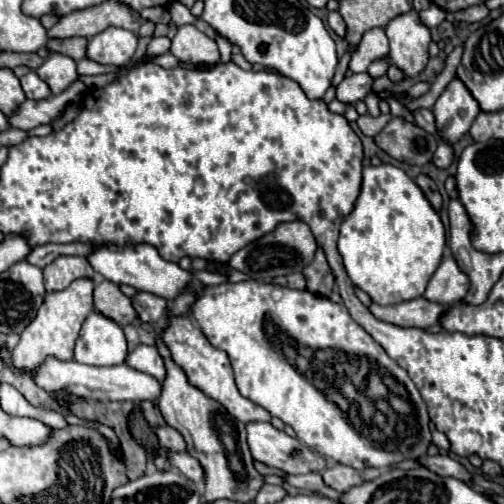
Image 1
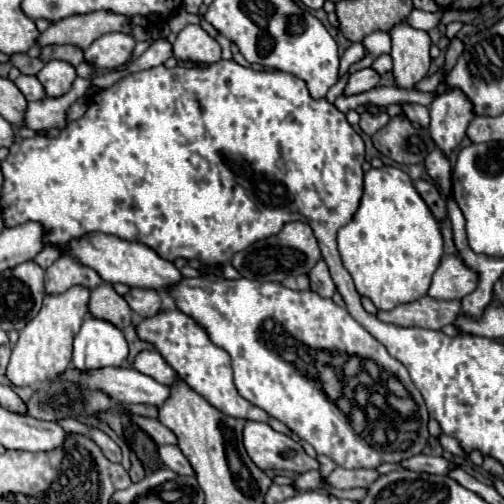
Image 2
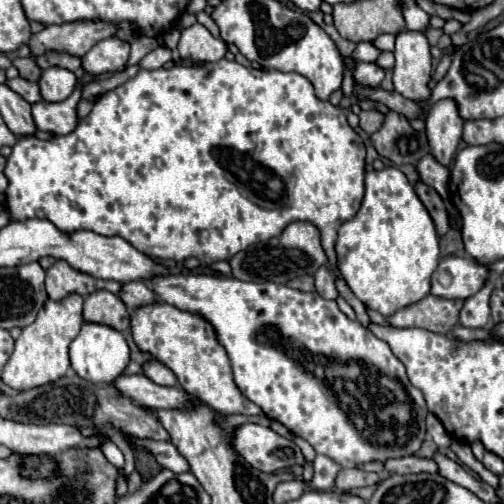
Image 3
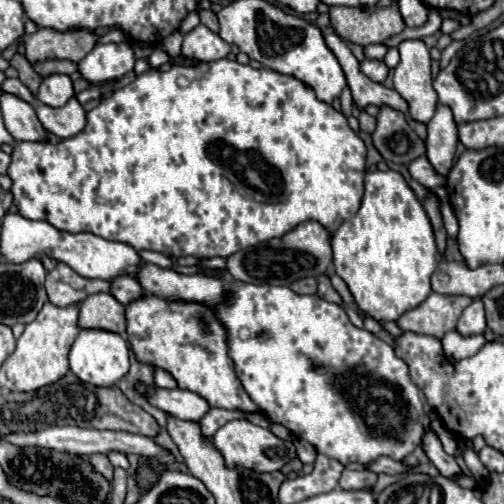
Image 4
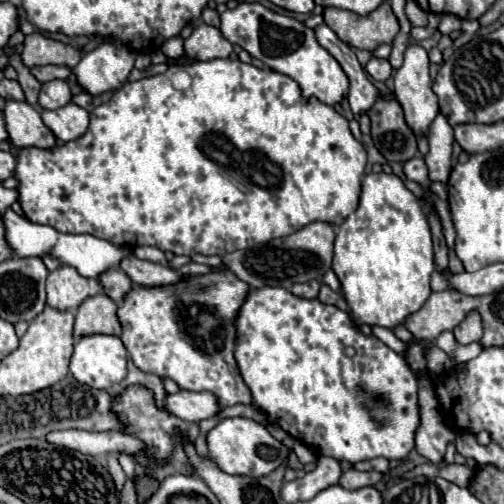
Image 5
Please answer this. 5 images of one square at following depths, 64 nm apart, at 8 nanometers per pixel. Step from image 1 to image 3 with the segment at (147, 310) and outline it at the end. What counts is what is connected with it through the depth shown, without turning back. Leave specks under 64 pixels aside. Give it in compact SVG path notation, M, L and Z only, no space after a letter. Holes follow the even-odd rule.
M134 280L134 282L122 284L122 290L118 292L118 296L128 306L128 310L136 310L136 308L156 300L156 294L146 286L144 280Z

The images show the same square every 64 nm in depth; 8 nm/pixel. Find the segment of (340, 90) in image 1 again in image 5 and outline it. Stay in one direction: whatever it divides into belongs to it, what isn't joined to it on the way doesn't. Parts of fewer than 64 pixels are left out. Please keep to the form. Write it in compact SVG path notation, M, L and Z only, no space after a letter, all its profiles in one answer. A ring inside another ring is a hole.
M372 58L368 64L366 64L366 70L368 74L378 80L378 82L386 82L388 76L392 74L392 66L388 60L380 60L380 58Z

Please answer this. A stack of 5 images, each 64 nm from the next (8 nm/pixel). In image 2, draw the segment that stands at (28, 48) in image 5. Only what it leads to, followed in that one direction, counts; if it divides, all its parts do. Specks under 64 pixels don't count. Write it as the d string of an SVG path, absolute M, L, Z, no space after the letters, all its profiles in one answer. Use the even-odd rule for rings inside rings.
M92 12L82 16L70 16L58 22L52 22L46 32L36 40L38 46L50 44L70 44L74 48L86 50L94 40L108 32L130 32L130 20L120 14L110 12Z

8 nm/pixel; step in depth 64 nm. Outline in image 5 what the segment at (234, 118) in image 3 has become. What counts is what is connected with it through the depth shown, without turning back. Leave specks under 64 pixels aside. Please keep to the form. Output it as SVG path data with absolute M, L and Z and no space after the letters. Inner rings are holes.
M224 58L224 60L208 60L208 62L194 62L194 64L172 64L164 74L124 84L118 92L114 92L114 96L108 102L96 106L90 112L90 126L86 134L80 136L78 140L66 142L64 146L56 146L54 150L38 150L38 148L20 150L16 178L18 178L18 194L20 194L18 202L22 204L26 218L36 224L48 224L60 232L70 232L70 234L92 234L110 240L114 244L158 246L160 250L172 254L222 256L232 250L250 248L254 244L268 242L272 238L290 236L292 232L304 228L304 224L316 220L330 222L334 228L338 228L344 222L344 218L356 210L364 166L366 166L366 152L362 144L352 136L348 128L348 120L340 116L332 106L326 106L316 98L304 102L300 94L300 86L290 76L278 74L268 68L260 70L252 64L240 62L238 58L236 60ZM178 70L184 70L192 76L192 86L188 90L172 88L170 78Z

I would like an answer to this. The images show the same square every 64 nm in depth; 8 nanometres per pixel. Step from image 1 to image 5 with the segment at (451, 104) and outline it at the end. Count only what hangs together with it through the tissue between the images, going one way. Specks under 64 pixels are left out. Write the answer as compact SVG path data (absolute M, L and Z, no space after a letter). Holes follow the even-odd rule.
M438 114L438 118L430 126L430 152L426 154L426 166L428 166L428 180L434 184L436 180L448 180L450 176L450 154L452 154L452 142L454 132L448 120Z

